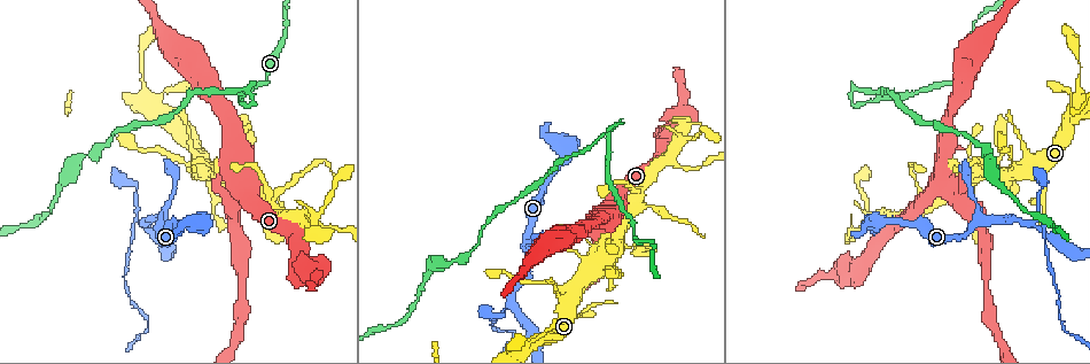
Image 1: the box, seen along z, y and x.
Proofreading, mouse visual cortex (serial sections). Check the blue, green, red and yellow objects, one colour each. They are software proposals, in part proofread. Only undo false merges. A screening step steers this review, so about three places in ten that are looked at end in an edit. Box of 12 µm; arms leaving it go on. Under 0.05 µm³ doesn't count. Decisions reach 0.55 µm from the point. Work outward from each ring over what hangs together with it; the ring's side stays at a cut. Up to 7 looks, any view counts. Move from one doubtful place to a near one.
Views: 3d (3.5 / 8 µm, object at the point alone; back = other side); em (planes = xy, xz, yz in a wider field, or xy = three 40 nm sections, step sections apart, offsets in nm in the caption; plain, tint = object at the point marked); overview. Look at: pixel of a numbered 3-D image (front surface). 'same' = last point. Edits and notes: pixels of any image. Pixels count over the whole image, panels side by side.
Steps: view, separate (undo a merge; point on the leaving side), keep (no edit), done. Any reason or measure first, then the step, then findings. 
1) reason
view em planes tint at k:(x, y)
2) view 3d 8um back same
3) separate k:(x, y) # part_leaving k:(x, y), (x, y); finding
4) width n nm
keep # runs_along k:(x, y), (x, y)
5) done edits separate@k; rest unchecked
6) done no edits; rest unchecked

narrows sharply
view 3d 8um back at 1:(1000, 154)

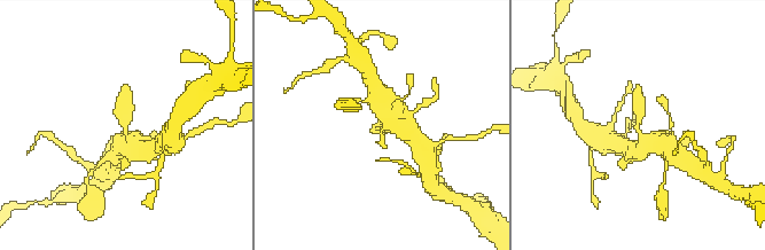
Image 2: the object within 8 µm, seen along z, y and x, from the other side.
view 3d 3.5um at 2:(124, 122)

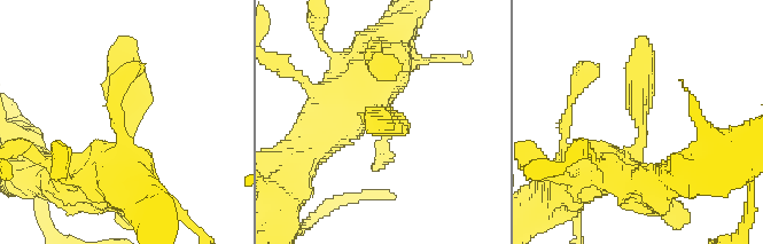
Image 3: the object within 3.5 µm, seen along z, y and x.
arm_widths 350, 500 nm
view em planes tint at 3:(644, 121)

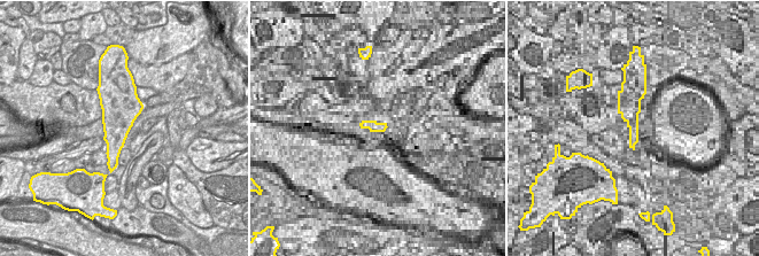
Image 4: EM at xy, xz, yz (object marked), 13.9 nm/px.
keep # runs_along 3:(95, 179), (121, 154), (127, 48); all the same cell

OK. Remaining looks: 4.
view 3d 3.5um at 1:(314, 269)

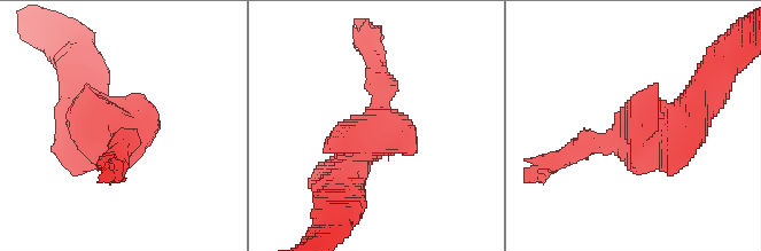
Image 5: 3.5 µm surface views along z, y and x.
view em xy step 1 tint at 5:(377, 136)

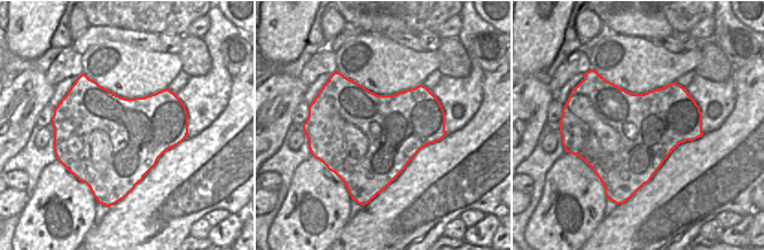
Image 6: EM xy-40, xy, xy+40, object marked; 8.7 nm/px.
separate 5:(374, 108) # part_leaving 5:(365, 143), (379, 128), (372, 44); two cells meet here

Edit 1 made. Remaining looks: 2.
thick turns thin
view 3d 3.5um at 1:(510, 302)

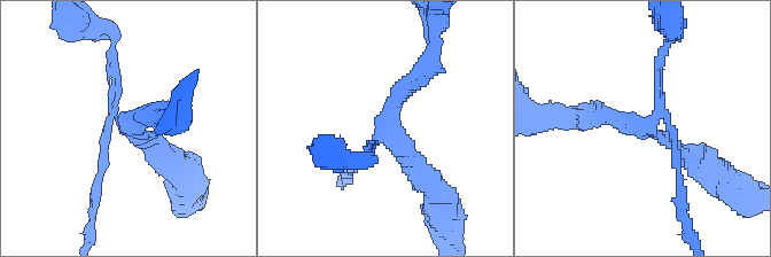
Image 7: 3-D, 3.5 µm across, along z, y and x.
need the tissue
view em planes tint at 7:(130, 128)

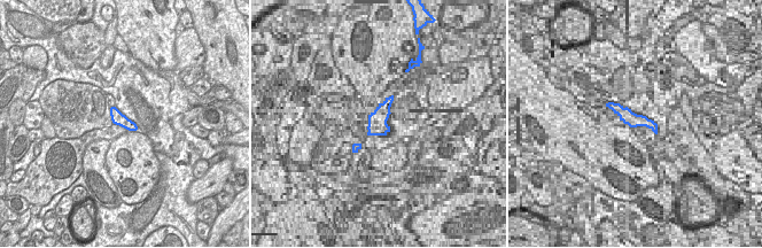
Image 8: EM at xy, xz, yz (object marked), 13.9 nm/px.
width 180 nm
keep # runs_along 7:(582, 115), (615, 115), (694, 156); all the same cell

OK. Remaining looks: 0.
done edits separate@5; rest unchecked

